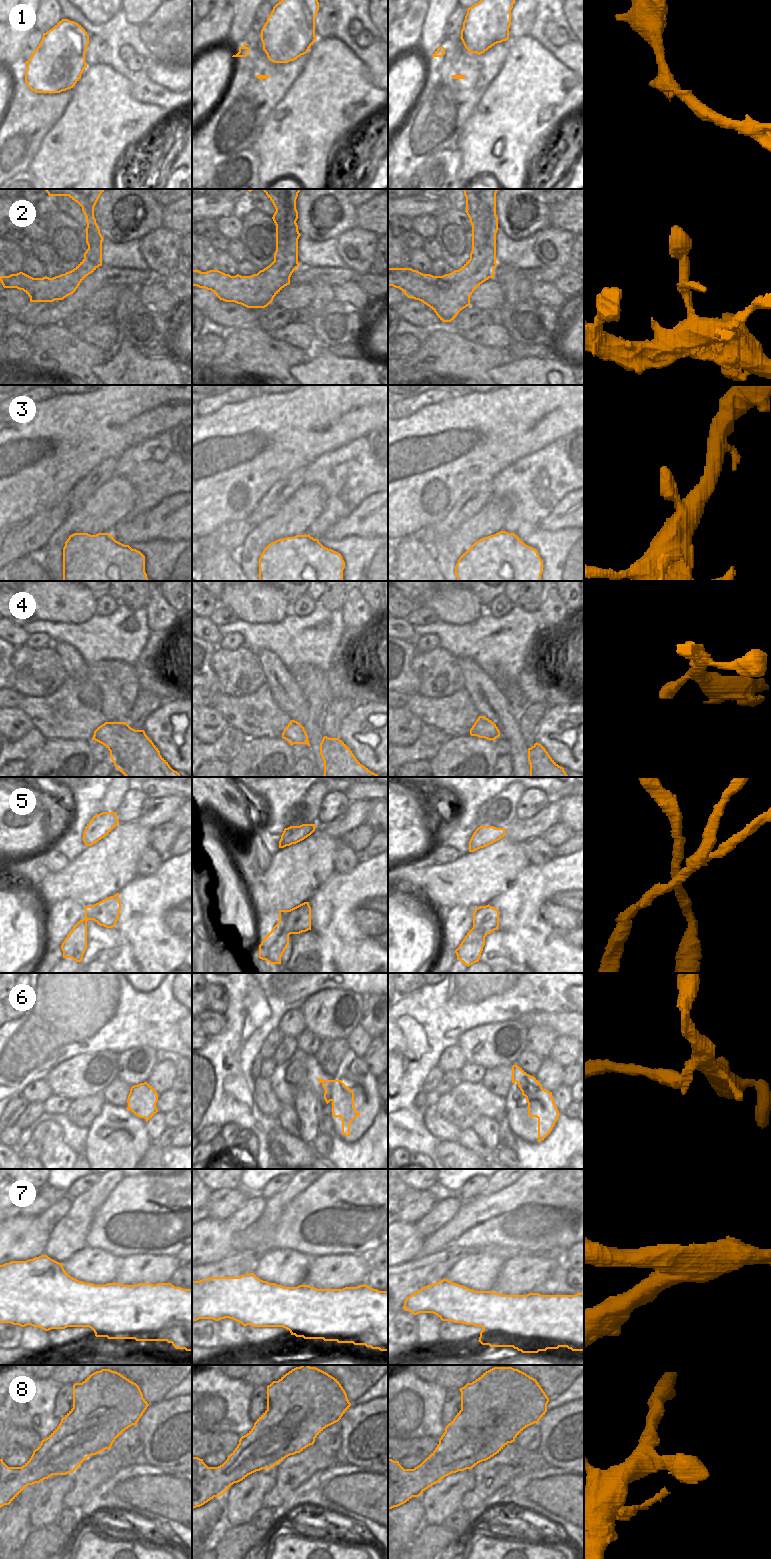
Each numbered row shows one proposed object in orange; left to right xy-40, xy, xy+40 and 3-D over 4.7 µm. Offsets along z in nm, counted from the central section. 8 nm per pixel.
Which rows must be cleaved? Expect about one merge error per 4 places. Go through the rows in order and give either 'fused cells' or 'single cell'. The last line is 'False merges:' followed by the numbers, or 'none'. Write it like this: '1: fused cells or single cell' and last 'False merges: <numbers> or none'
1: single cell
2: single cell
3: single cell
4: single cell
5: fused cells
6: fused cells
7: fused cells
8: single cell
False merges: 5, 6, 7

